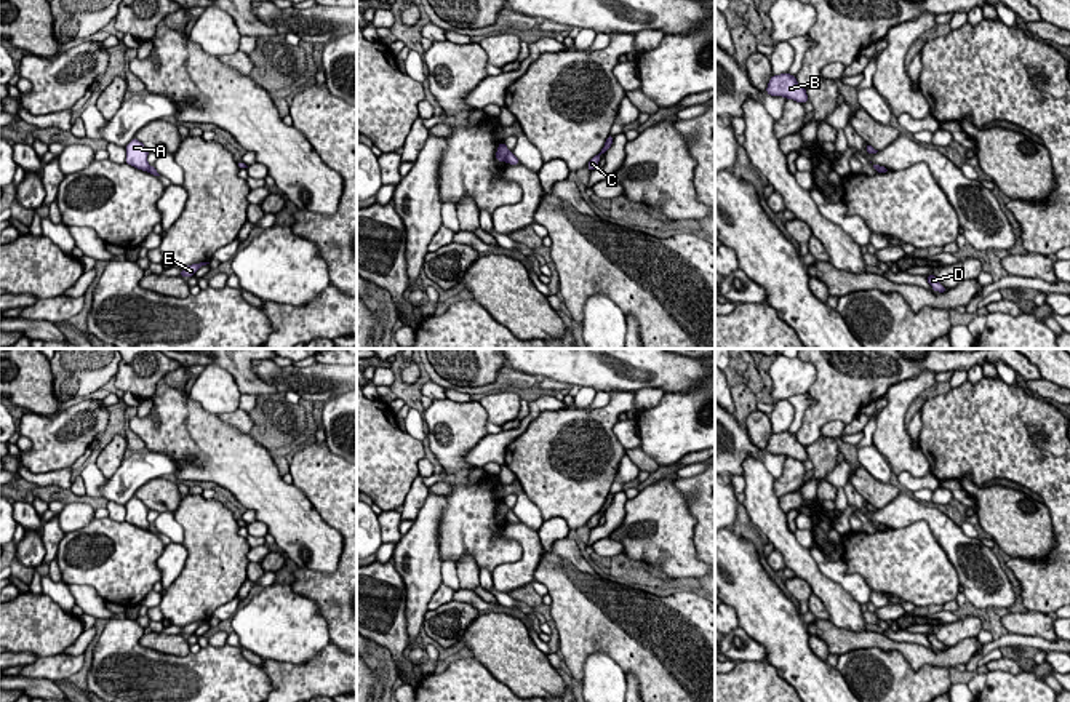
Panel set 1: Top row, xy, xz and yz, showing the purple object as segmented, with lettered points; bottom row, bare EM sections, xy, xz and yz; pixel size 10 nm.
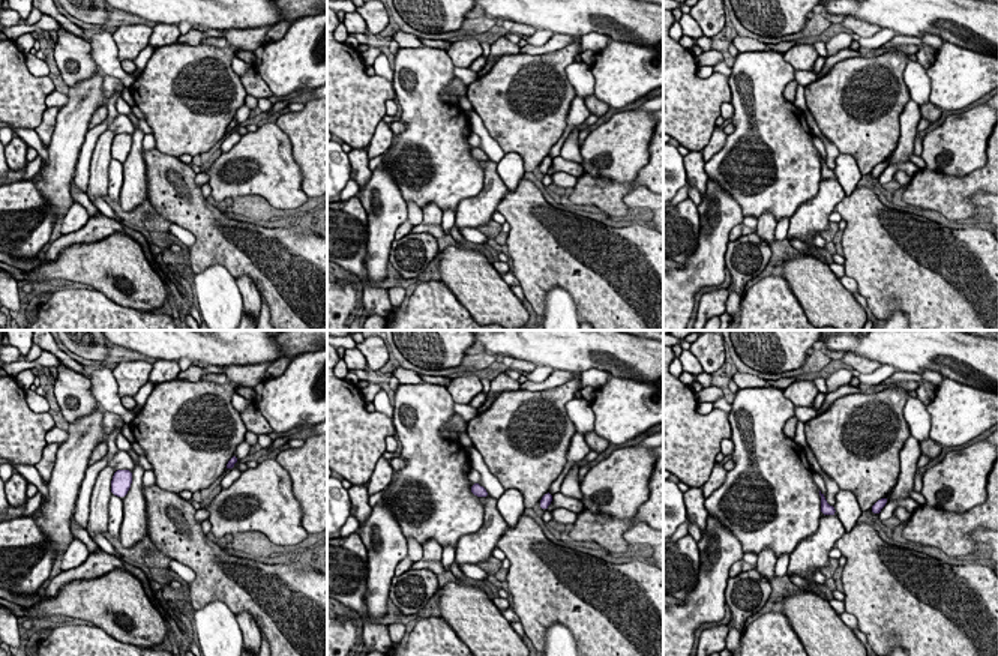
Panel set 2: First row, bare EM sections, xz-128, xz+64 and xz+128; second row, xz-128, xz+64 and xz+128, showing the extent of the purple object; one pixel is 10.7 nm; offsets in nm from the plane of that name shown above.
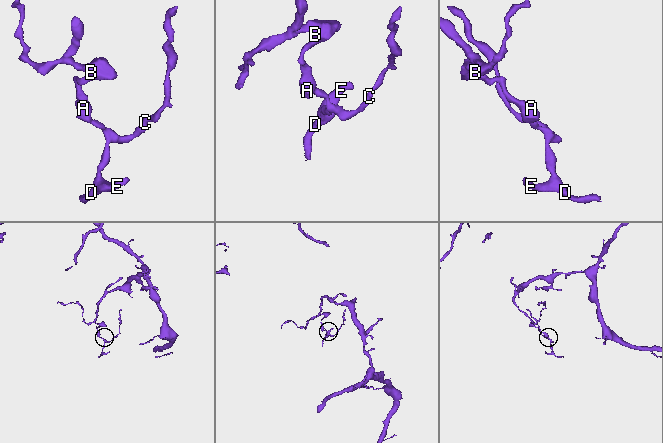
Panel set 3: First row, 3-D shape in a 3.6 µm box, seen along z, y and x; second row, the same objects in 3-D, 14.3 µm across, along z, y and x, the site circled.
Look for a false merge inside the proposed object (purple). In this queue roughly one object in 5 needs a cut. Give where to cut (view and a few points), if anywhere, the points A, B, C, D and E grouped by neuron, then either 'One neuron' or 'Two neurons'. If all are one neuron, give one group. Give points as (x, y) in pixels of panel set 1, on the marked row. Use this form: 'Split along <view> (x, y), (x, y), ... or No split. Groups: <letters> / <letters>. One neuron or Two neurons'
Split along xz (509, 152), (504, 160). Groups: A B / C D E. Two neurons

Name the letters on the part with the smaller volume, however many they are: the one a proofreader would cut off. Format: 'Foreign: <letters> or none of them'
Foreign: C, D, E

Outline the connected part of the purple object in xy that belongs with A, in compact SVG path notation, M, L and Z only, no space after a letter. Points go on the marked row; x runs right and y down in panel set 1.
M136 138L125 147L126 150L126 160L125 163L149 171L150 165L147 163L149 150L144 147L142 142L139 142Z

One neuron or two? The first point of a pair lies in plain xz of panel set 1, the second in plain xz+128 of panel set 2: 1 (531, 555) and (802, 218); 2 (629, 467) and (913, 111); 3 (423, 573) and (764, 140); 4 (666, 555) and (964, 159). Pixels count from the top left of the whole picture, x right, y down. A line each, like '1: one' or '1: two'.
1: one
2: one
3: two
4: one

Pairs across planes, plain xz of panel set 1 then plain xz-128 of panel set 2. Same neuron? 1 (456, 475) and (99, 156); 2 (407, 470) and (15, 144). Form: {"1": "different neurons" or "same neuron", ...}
{"1": "different neurons", "2": "different neurons"}

